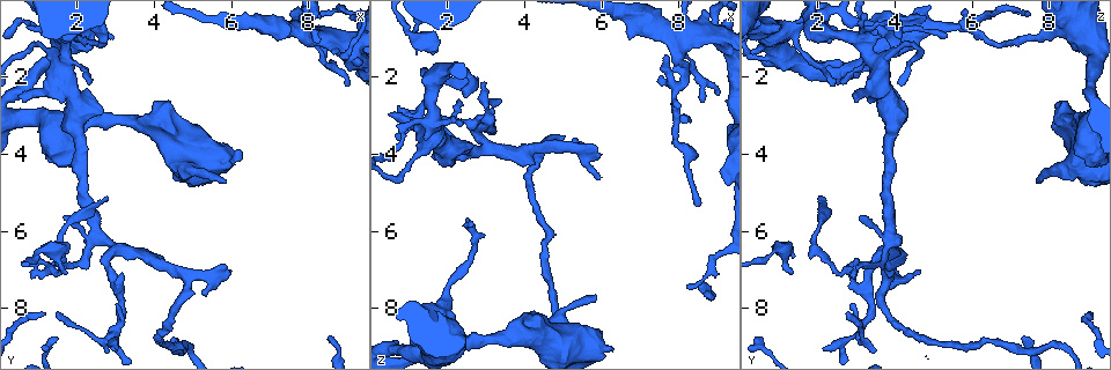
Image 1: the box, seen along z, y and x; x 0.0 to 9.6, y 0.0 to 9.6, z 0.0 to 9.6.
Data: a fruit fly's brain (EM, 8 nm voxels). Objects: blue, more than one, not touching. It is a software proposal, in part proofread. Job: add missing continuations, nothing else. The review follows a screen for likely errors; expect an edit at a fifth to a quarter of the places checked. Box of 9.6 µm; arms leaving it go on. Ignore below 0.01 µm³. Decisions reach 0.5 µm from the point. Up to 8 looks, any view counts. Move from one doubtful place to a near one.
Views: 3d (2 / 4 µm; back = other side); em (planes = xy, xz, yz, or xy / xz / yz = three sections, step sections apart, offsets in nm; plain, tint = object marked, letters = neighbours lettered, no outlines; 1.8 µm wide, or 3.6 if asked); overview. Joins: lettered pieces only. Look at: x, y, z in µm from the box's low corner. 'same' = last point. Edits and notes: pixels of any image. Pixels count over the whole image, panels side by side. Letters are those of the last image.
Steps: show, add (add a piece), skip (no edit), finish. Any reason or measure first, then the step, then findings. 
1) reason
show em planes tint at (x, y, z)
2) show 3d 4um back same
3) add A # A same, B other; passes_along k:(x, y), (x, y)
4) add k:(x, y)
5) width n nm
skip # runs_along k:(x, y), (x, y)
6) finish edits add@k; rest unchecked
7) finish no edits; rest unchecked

end of a long branch
show em xz step 16 letters at (2.75, 5.10, 2.15)

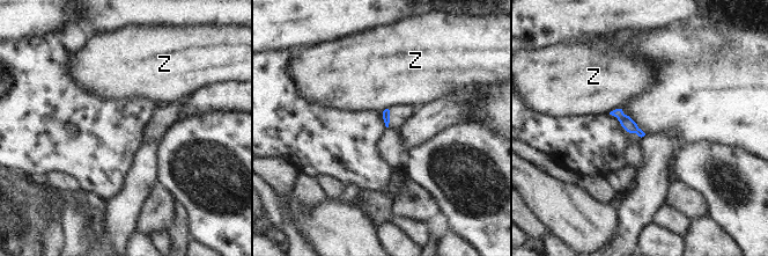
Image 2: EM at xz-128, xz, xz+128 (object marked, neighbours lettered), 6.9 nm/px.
longest_contact Z 100 nm
skip # Z other; border 2:(621, 108), (615, 108), (608, 112); no lettered piece goes on from it

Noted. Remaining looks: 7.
branch stops here
show em 3.6um planes plain at (1.80, 7.10, 1.25)

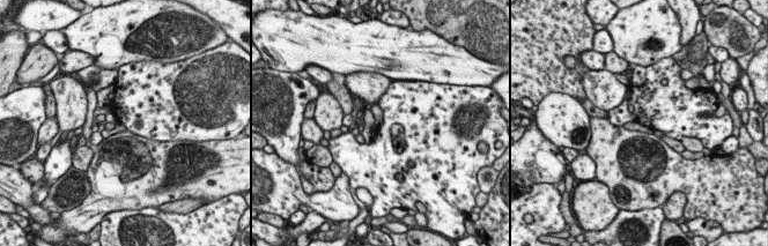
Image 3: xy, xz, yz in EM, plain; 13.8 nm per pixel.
with the object marked
show em 3.6um planes tint same

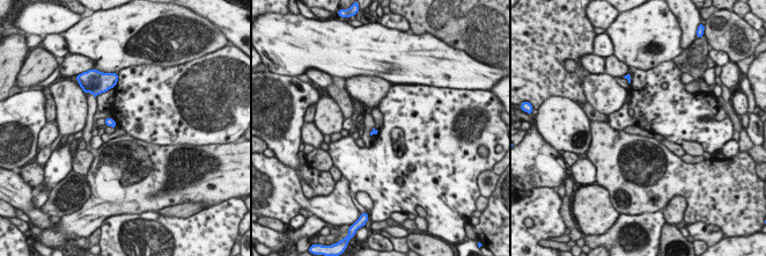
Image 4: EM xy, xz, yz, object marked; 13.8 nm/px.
what lies round it
show em 3.6um planes letters same

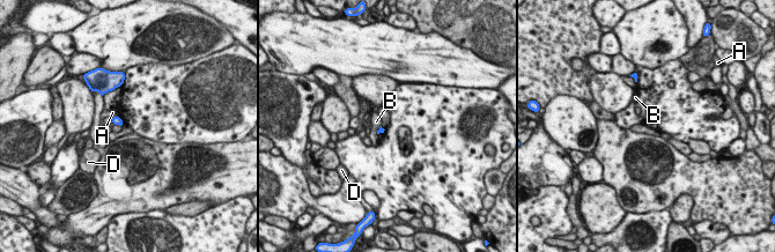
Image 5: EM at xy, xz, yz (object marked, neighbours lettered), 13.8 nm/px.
skip # A other, B other, D other; border 5:(113, 125), (122, 127); no lettered piece goes on from it

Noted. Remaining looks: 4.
branch stops here
show 3d 4um at (5.95, 7.10, 4.10)

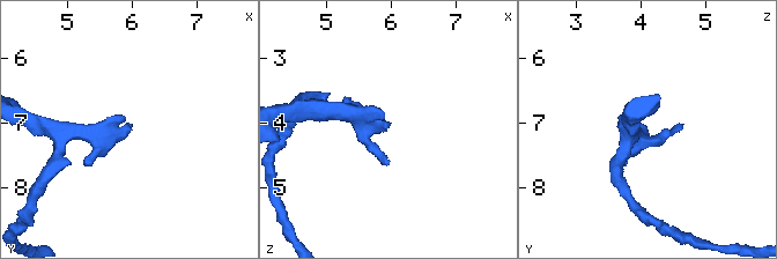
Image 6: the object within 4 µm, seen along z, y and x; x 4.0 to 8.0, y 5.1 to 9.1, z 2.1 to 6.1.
show em planes plain at (5.95, 7.05, 4.10)

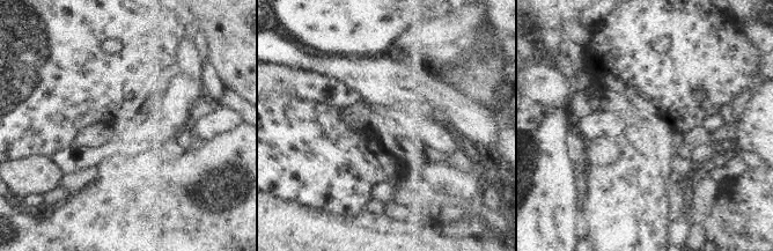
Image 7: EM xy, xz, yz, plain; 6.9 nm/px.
show em planes letters same

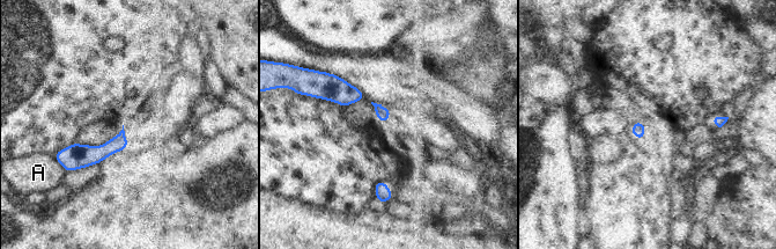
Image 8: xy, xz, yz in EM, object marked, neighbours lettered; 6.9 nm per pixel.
skip # A other; border 8:(60, 163), (66, 171); no lettered piece goes on from it

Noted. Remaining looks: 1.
finish no edits; rest unchecked

